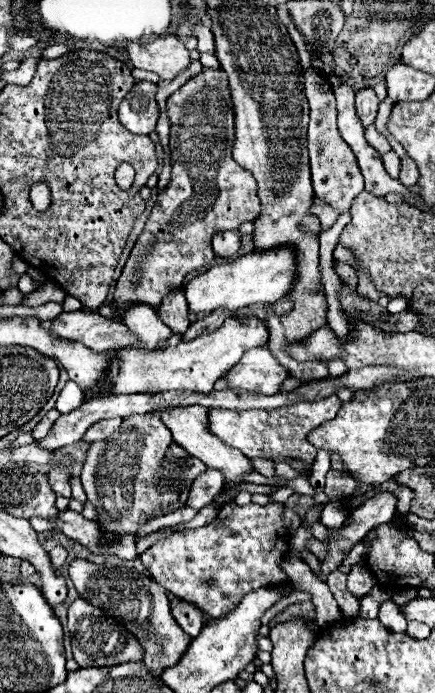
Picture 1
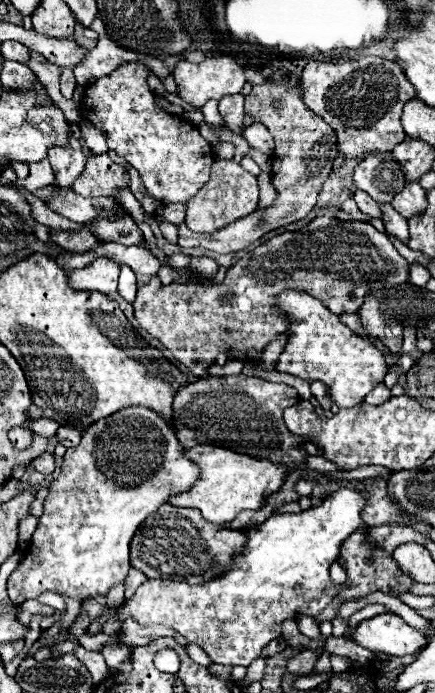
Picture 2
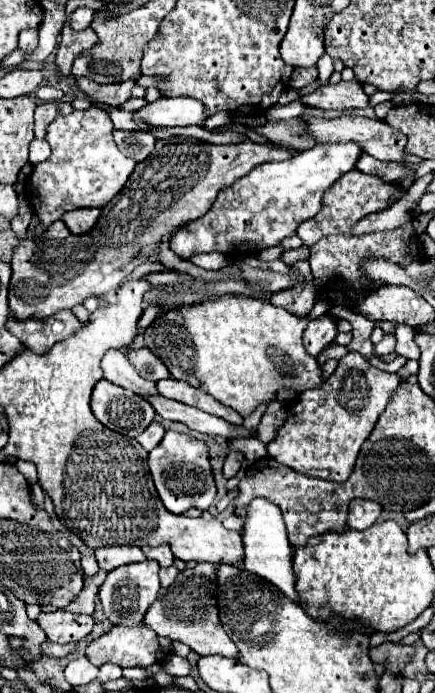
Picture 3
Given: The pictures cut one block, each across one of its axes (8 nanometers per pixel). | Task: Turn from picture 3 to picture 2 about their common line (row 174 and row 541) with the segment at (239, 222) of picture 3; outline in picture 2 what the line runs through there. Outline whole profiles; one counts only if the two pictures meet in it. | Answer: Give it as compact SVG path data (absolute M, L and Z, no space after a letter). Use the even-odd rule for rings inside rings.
M340 488L336 494L324 498L320 506L314 506L310 510L304 510L300 514L276 514L270 516L264 524L256 528L248 528L246 544L240 550L240 556L232 560L232 568L208 584L198 584L196 588L188 584L172 584L170 580L148 580L144 582L136 594L126 600L118 608L108 608L100 618L96 618L88 634L100 634L106 620L118 620L120 624L128 618L136 620L138 624L164 624L184 636L188 642L200 646L214 664L224 666L250 666L252 660L260 656L260 650L268 646L274 638L282 636L282 622L284 620L300 620L302 616L316 616L320 614L332 598L324 594L324 590L330 586L328 568L332 562L336 562L340 554L340 544L356 532L364 522L360 518L362 506L364 506L364 494Z

